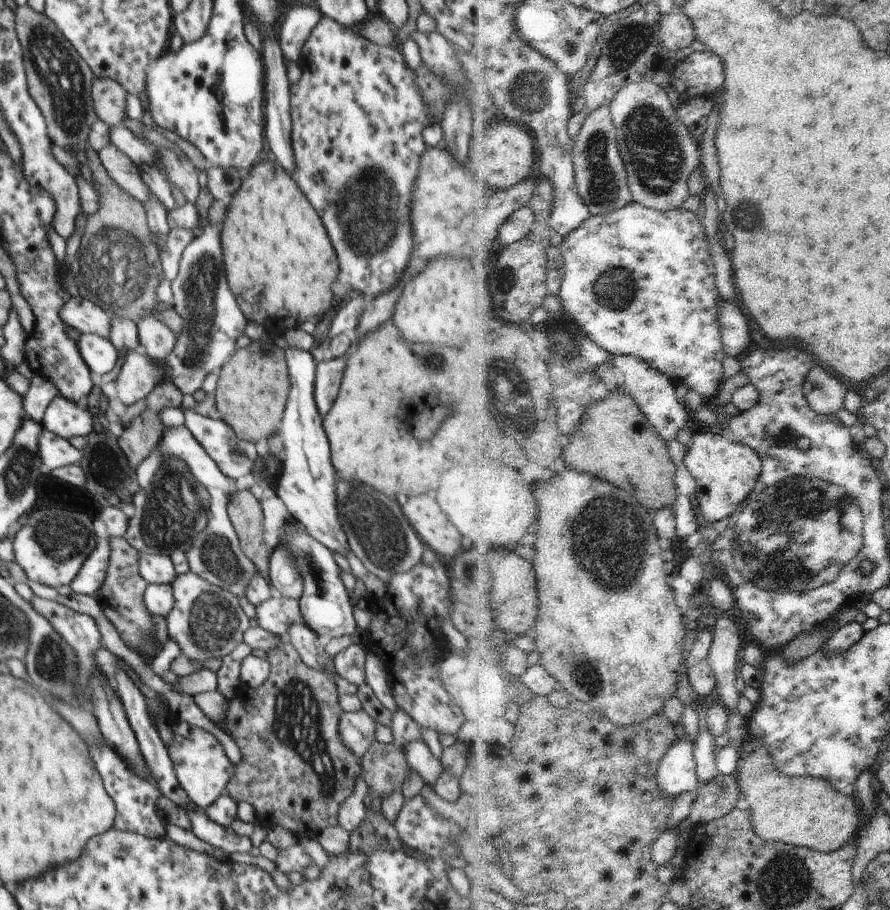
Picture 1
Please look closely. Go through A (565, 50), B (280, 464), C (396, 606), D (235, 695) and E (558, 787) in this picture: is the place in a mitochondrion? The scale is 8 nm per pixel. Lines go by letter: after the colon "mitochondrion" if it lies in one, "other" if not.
A: mitochondrion
B: other
C: other
D: other
E: mitochondrion

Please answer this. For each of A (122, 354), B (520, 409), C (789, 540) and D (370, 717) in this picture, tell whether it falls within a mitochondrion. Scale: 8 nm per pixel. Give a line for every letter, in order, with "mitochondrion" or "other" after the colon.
A: other
B: mitochondrion
C: mitochondrion
D: other

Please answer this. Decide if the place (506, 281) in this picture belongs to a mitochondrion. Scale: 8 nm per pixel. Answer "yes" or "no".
yes

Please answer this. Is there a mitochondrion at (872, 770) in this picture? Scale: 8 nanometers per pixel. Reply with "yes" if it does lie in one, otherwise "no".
no

